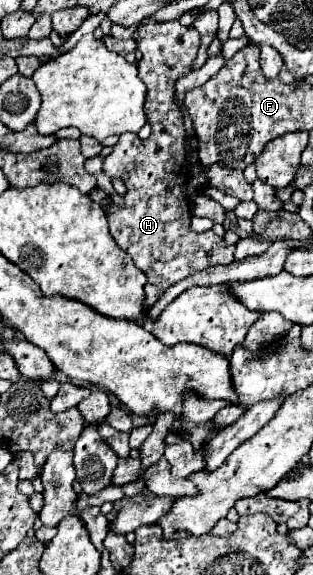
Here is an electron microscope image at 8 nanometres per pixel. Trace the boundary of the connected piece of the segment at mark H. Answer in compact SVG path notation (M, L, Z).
M149 16L149 18L141 20L137 32L133 34L133 40L137 42L137 48L143 54L143 58L139 60L137 66L139 66L139 78L147 86L145 114L149 118L153 132L147 140L141 140L137 134L123 134L117 142L117 146L113 148L113 152L105 158L103 170L107 176L123 178L123 182L127 186L125 206L119 208L119 206L111 204L111 208L107 208L109 228L111 228L111 236L115 238L117 246L121 246L133 258L135 266L141 272L145 272L145 276L147 276L147 286L145 286L147 300L145 302L147 302L147 306L153 306L159 300L159 296L175 282L179 282L199 270L205 270L209 266L231 264L235 246L225 244L225 240L221 236L217 236L213 230L203 232L203 234L193 232L191 230L191 210L189 210L189 202L185 198L185 184L187 184L185 128L183 128L183 114L181 114L179 106L173 102L173 92L175 92L177 78L191 72L189 70L191 62L195 60L197 50L199 50L199 32L193 26L181 26L179 20L157 22Z

